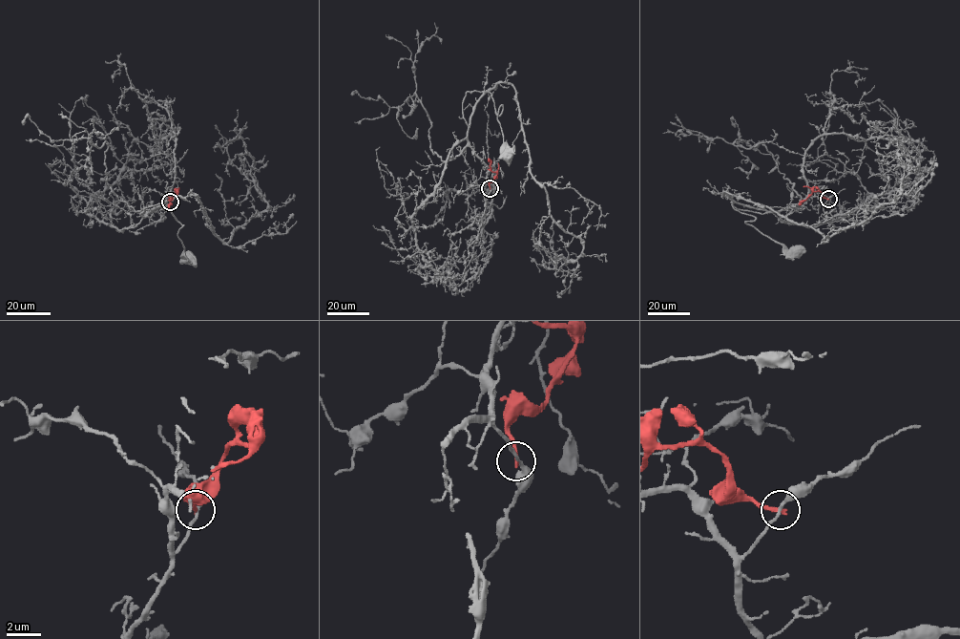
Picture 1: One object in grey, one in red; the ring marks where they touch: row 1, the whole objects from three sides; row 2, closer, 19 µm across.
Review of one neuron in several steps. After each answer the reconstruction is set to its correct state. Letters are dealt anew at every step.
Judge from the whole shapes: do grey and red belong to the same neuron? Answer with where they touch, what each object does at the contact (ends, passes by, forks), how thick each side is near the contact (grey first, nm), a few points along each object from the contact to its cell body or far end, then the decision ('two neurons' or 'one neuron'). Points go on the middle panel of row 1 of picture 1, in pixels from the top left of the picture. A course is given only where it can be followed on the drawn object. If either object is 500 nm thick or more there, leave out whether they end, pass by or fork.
place (490, 188); grey passes by; red ends; calibres 180 and 240 nm; course grey (490, 188), (487, 165), (468, 138), (473, 106), (484, 92), (498, 115), (502, 106), (497, 119), (508, 156); course red (490, 188), (489, 183), (496, 173), (491, 170), (489, 159); two neurons

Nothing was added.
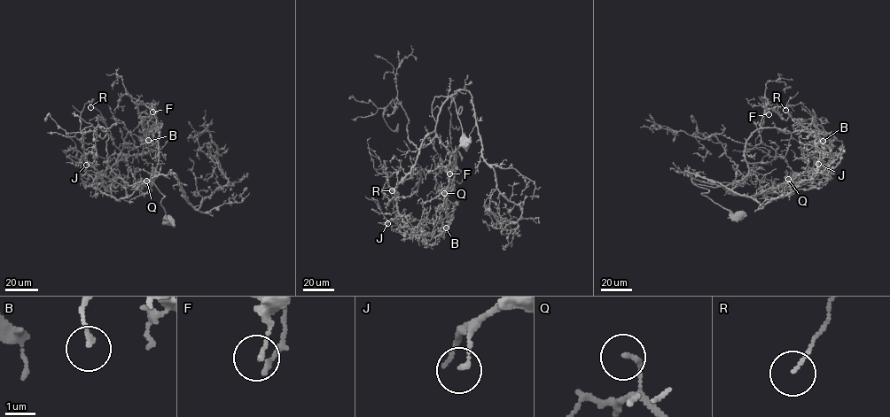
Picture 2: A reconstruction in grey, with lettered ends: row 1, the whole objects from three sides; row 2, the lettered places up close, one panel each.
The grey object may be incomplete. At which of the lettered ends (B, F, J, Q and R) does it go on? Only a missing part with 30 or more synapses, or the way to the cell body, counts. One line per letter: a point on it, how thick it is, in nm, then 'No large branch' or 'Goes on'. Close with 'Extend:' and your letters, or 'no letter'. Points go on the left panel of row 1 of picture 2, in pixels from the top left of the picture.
B: Place: (148, 140). Thickness 140 nm. No large branch
F: Place: (152, 111). Thickness 160 nm. No large branch
J: Place: (86, 165). Thickness 150 nm. No large branch
Q: Place: (146, 181). Thickness 150 nm. No large branch
R: Place: (90, 107). Thickness 90 nm. No large branch
Extend: no letter

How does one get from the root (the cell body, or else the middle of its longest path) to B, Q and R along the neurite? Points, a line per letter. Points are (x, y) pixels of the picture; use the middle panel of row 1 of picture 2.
B: (465, 144), (462, 107), (458, 113), (448, 96), (435, 127), (456, 156), (446, 227)
Q: (465, 144), (462, 107), (458, 113), (448, 96), (435, 127), (450, 154), (444, 193)
R: (465, 144), (462, 107), (458, 113), (448, 96), (394, 191), (399, 215), (419, 236), (394, 212), (392, 190)

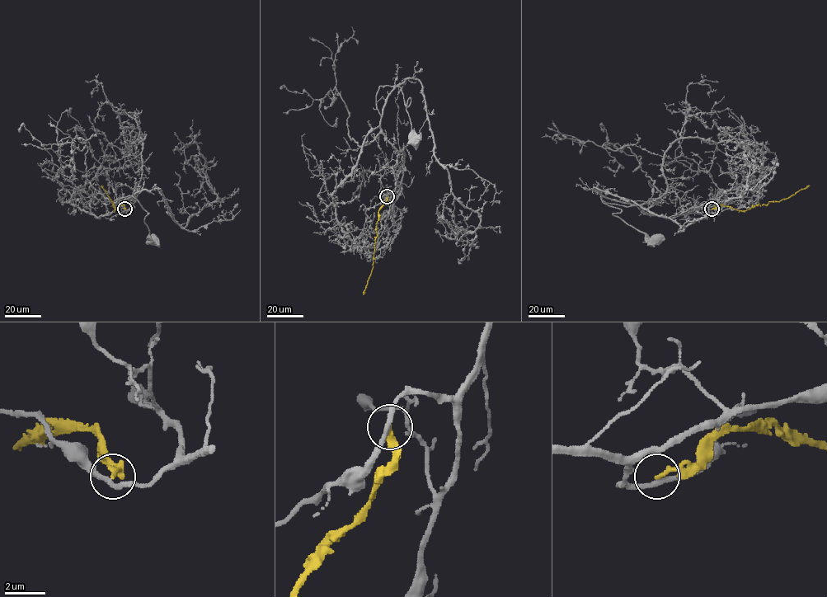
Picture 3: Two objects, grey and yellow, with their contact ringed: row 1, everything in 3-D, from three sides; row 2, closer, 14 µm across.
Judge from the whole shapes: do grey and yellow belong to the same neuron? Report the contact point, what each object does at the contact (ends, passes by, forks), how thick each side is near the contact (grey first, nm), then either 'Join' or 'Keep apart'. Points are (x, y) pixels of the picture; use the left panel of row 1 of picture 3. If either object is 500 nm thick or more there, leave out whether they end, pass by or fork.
Place: (124, 209). At the ring grey passes by. At the ring yellow ends. Thickness 240 nm (grey) against 240 nm. Keep apart

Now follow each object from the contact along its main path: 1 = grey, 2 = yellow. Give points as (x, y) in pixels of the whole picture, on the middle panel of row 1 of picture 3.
1: (387, 196), (396, 186), (397, 155), (381, 116), (394, 86), (406, 106), (411, 99), (415, 142)
2: (387, 196), (378, 211), (373, 267), (364, 294)

